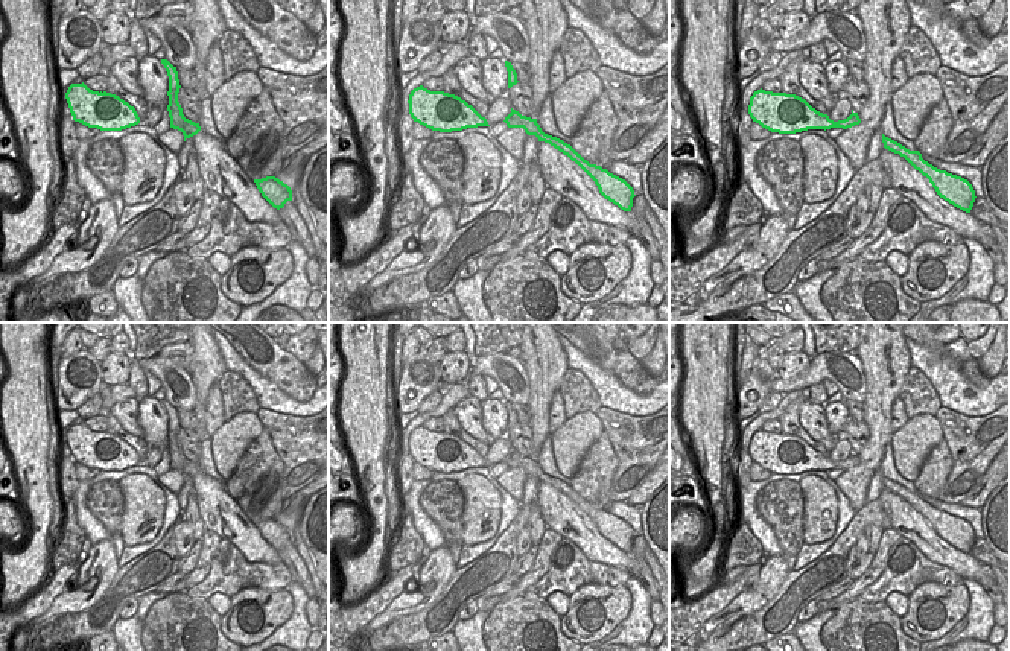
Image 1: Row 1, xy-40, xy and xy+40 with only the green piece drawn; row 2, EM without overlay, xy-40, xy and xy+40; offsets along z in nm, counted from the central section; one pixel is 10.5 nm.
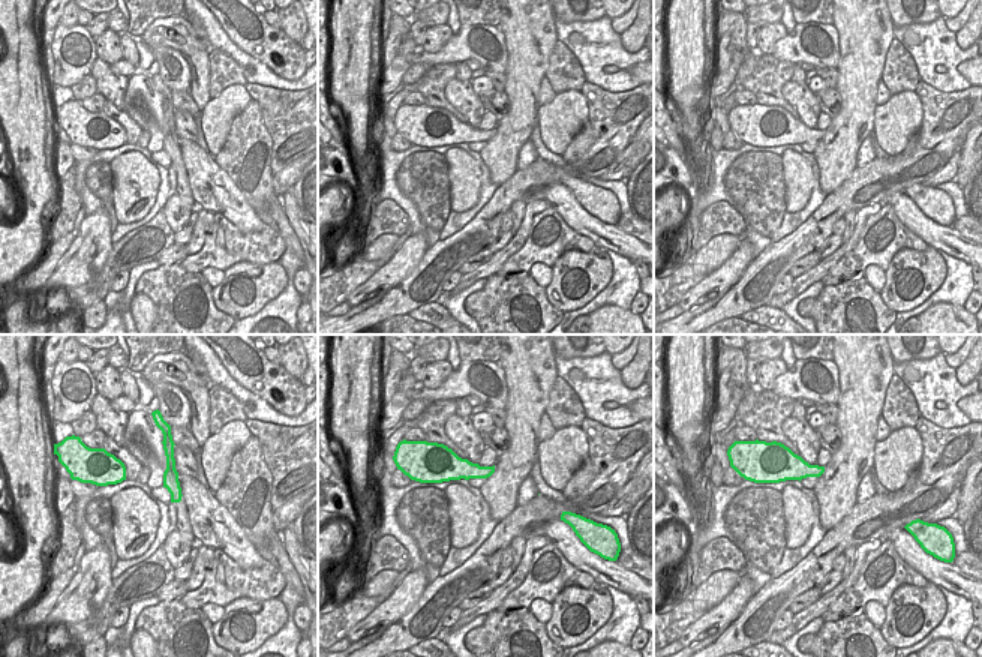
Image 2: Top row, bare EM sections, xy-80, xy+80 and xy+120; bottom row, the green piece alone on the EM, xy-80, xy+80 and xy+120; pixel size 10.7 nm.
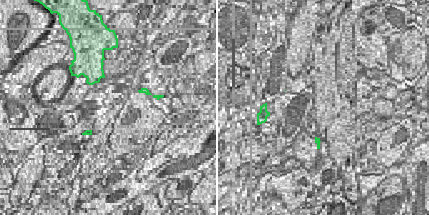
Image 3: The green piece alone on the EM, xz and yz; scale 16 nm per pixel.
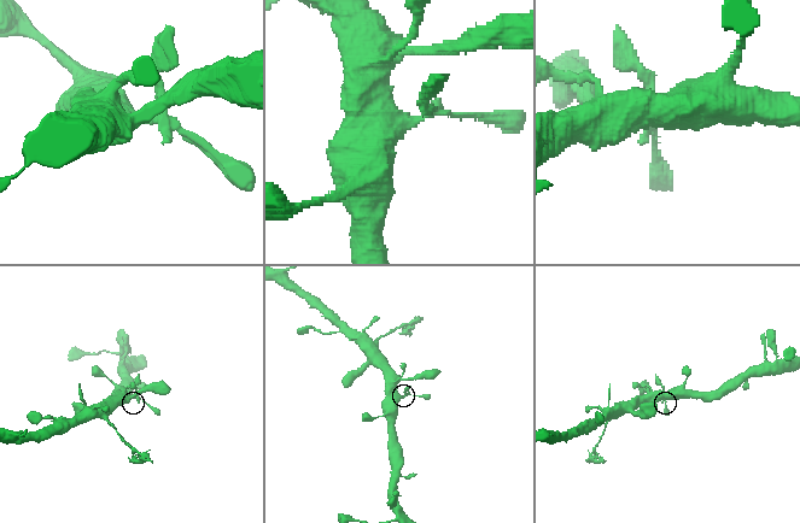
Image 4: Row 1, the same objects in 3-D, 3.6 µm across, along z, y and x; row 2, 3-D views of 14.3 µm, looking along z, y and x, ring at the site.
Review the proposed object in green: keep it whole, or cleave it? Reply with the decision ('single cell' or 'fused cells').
single cell

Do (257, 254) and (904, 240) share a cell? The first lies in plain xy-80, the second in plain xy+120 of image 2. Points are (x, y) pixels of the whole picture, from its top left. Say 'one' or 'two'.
one

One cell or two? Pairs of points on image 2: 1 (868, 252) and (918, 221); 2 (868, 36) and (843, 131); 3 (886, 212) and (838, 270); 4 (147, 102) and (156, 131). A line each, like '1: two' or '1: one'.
1: two
2: one
3: one
4: one

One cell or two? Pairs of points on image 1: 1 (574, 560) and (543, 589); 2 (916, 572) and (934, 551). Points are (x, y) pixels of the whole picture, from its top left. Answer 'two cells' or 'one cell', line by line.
1: one cell
2: two cells

